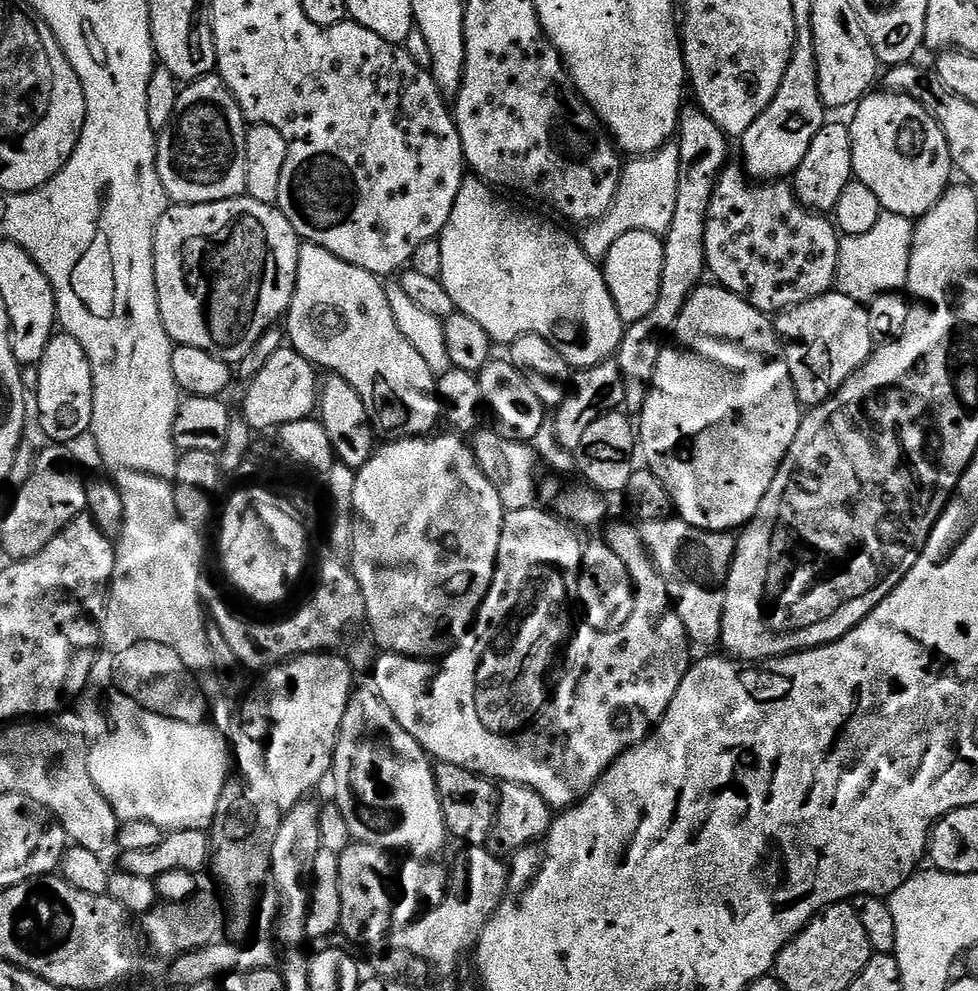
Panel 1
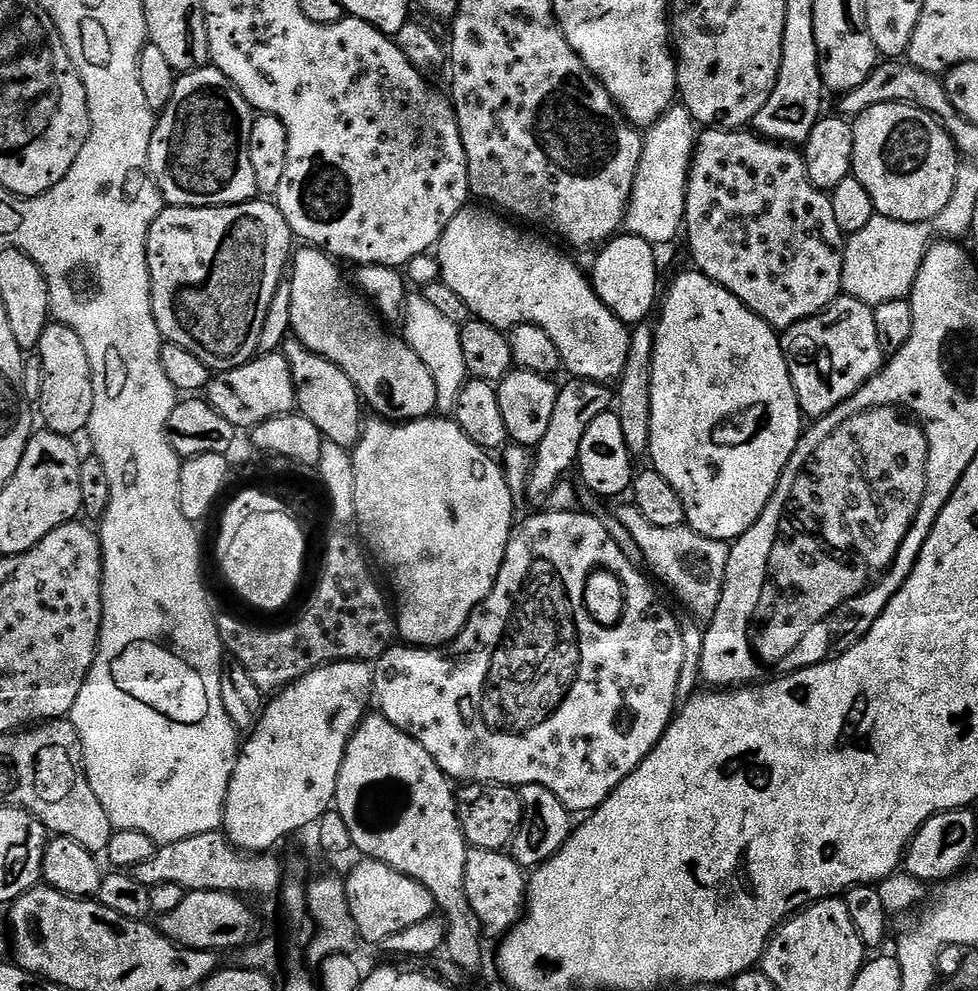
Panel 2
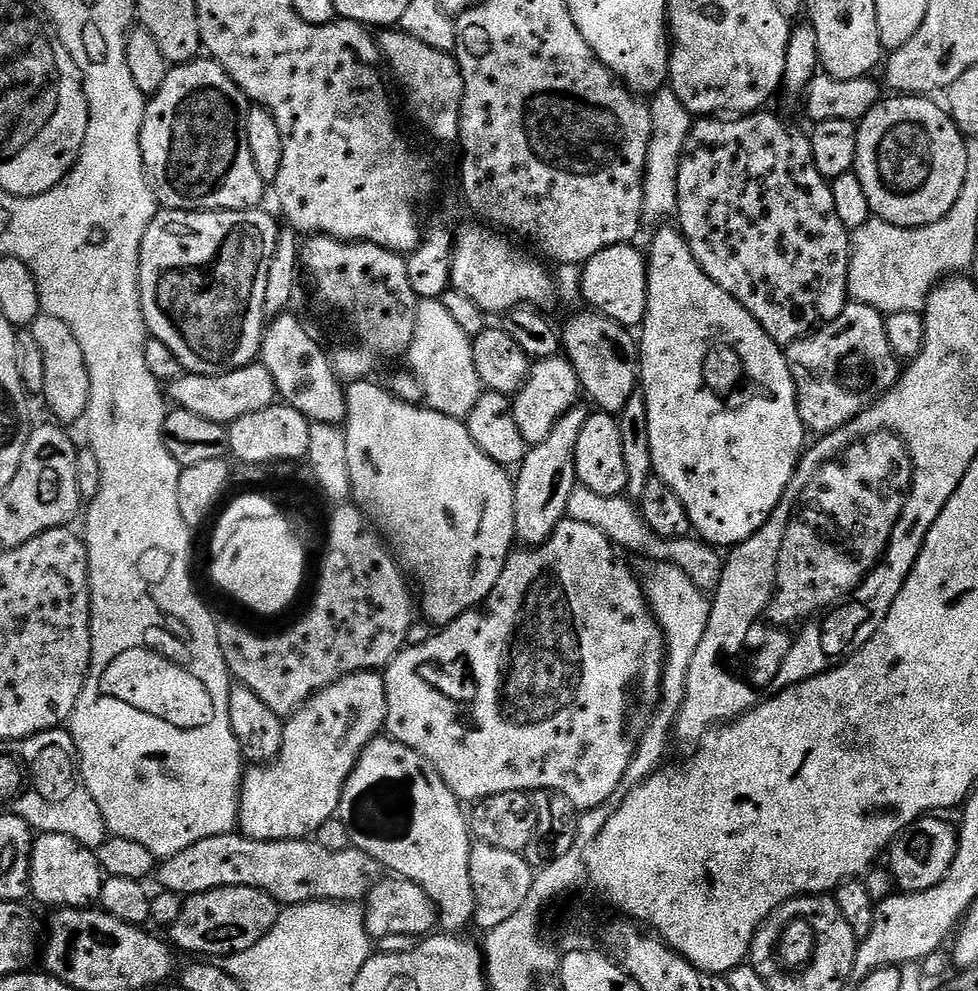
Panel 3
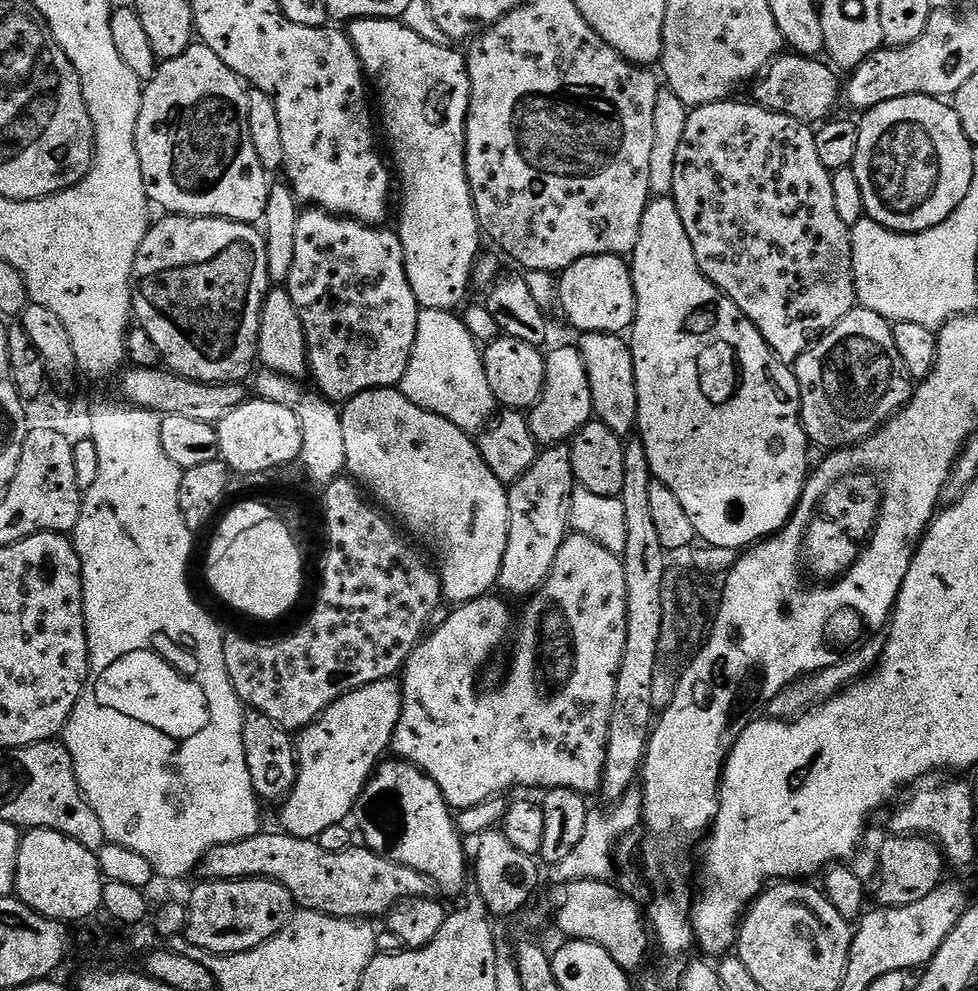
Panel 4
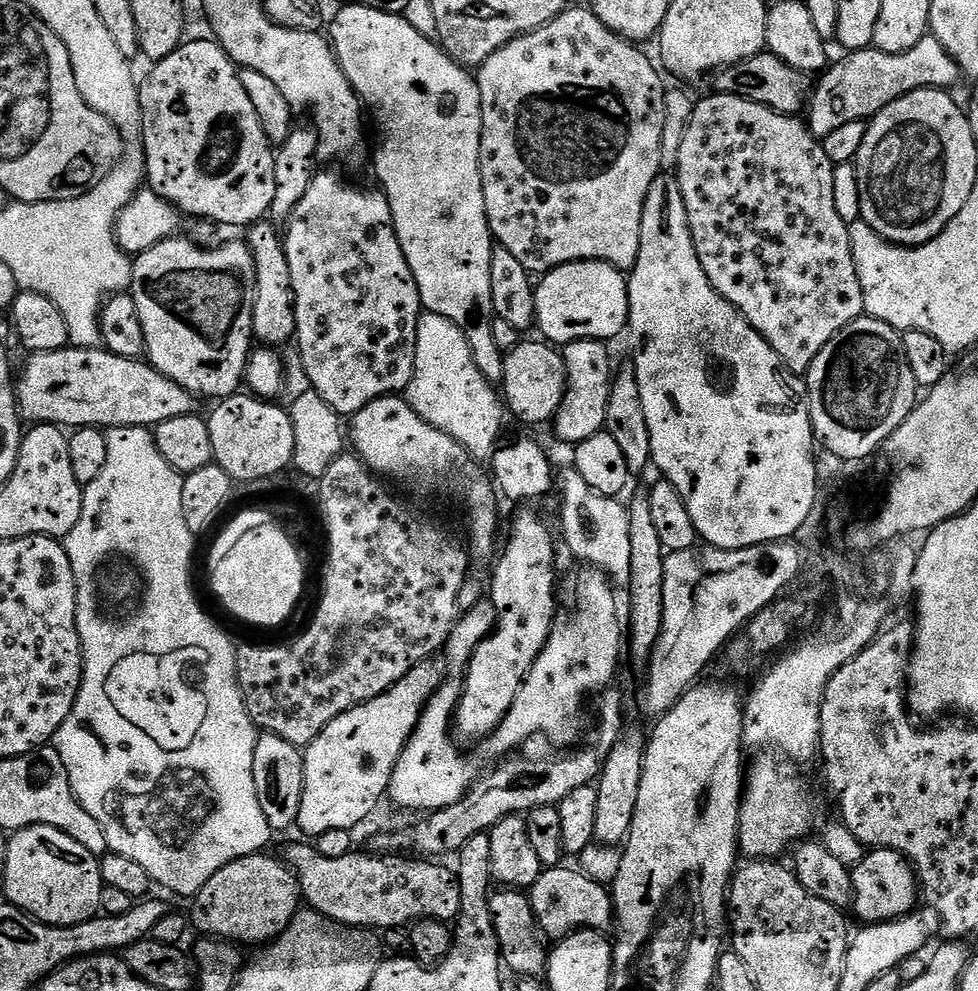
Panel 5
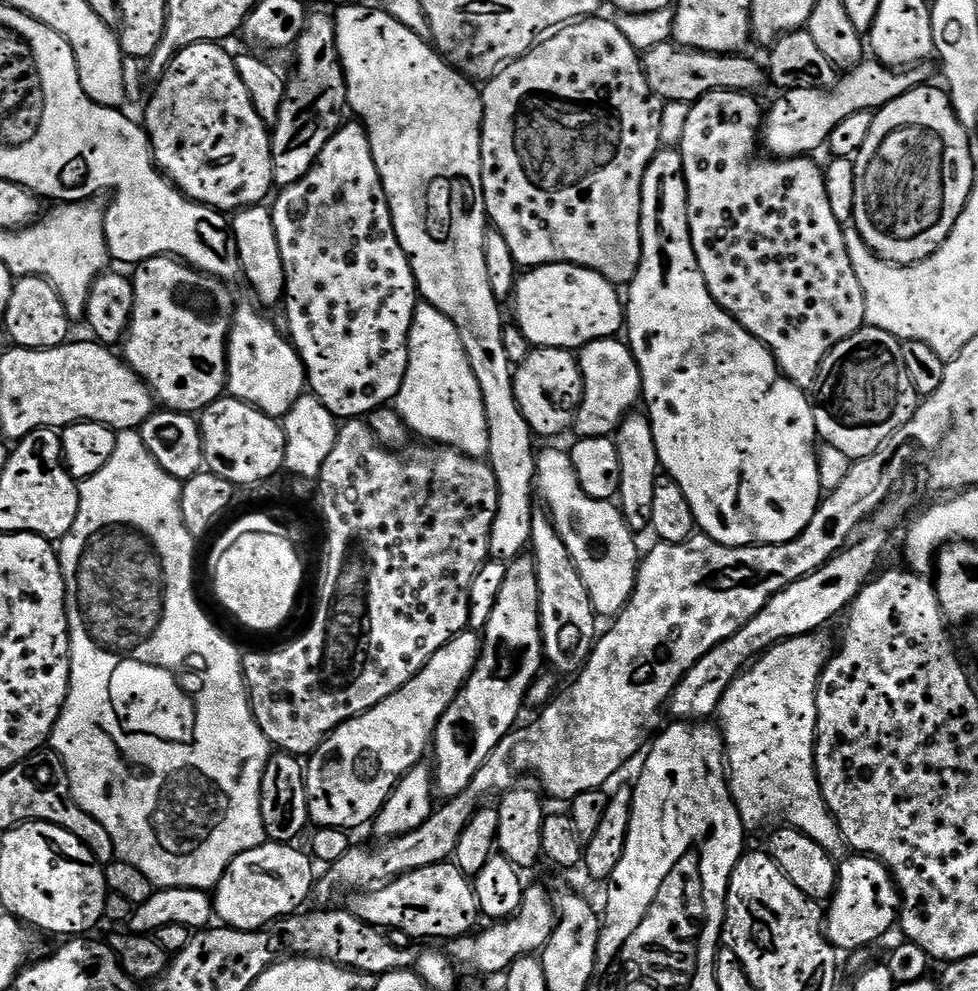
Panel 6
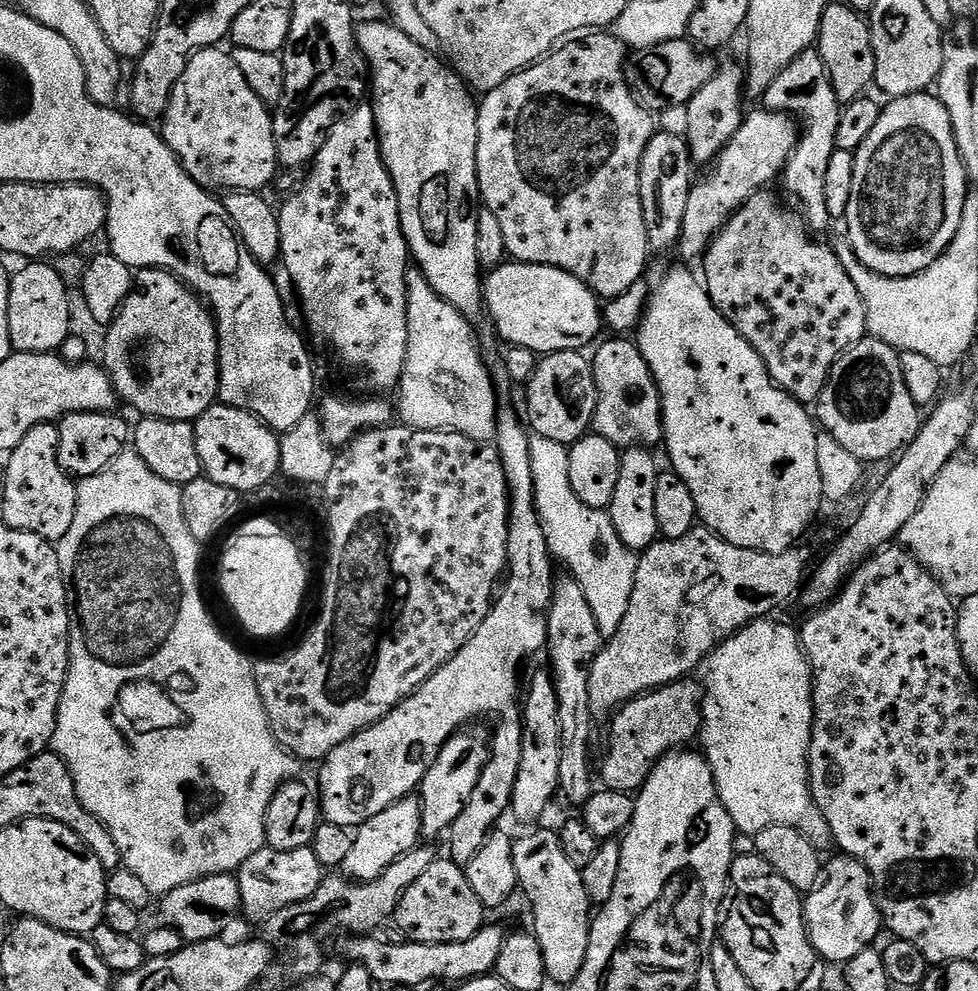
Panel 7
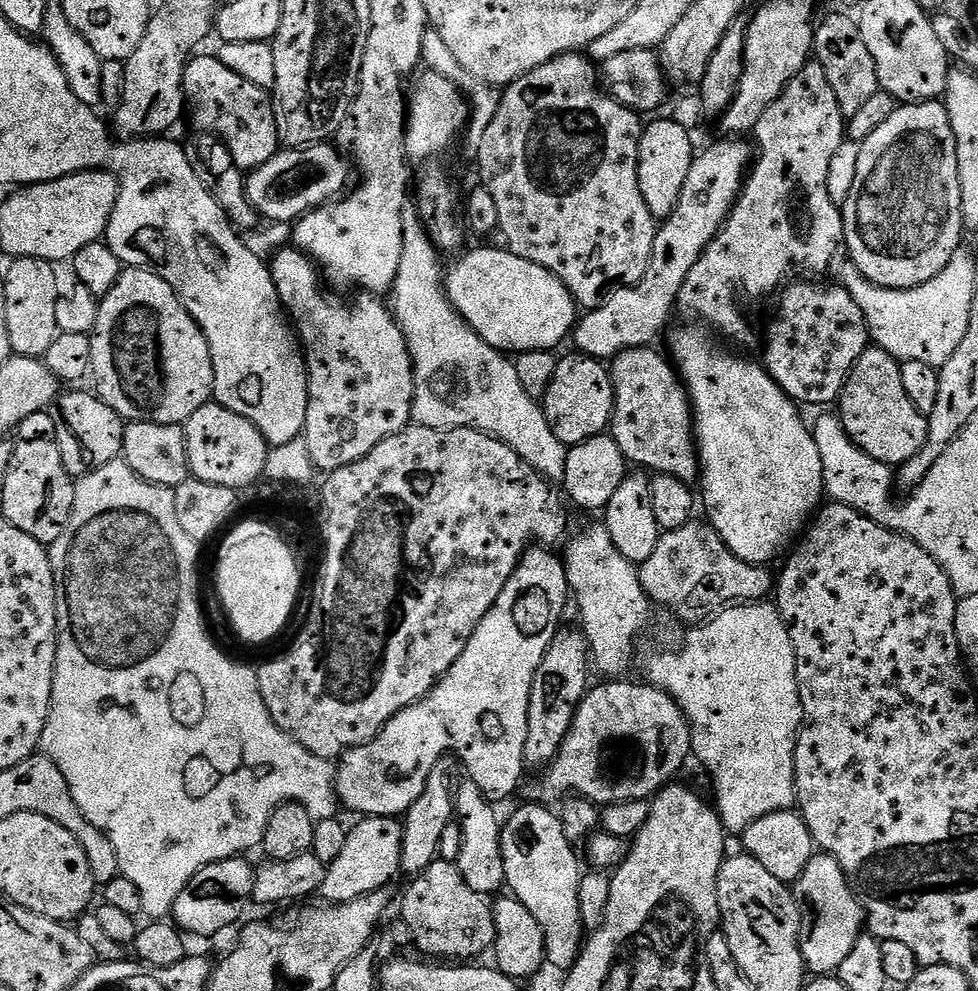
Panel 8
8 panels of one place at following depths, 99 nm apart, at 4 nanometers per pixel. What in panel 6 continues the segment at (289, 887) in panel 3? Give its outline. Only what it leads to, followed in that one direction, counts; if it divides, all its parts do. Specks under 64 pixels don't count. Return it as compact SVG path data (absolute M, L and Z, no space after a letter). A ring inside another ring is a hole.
M452 862L407 872L388 884L357 891L351 900L350 911L362 918L362 922L381 930L393 928L416 940L451 942L458 936L469 935L477 927L476 920L481 919L473 881Z

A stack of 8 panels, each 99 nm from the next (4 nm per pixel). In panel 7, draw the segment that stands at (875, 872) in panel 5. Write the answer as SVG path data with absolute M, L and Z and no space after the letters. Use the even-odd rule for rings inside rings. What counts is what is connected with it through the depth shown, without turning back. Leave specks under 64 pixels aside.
M836 854L832 861L827 861L818 887L807 893L804 900L804 921L808 923L808 937L814 950L829 965L843 966L853 960L862 950L873 947L877 942L876 935L882 932L882 917L877 893L874 891L872 877L868 868L853 856Z

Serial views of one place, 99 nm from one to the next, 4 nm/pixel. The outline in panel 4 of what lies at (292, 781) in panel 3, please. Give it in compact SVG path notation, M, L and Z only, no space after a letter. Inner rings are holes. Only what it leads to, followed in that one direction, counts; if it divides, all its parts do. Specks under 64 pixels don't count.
M399 679L379 680L338 698L338 702L331 704L316 723L299 733L295 741L298 761L296 784L283 801L284 809L280 812L279 827L287 835L315 840L322 834L322 830L345 823L353 815L358 798L368 785L376 765L385 759L386 753L392 747L392 735L402 714L403 701L404 689Z

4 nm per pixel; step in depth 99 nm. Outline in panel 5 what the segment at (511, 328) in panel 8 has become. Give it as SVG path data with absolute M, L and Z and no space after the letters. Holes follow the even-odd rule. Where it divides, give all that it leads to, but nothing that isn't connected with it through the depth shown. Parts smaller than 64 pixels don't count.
M575 260L543 273L535 285L536 323L535 327L545 341L556 346L572 344L575 340L599 340L609 342L628 327L628 281L625 273L612 264L601 260Z

